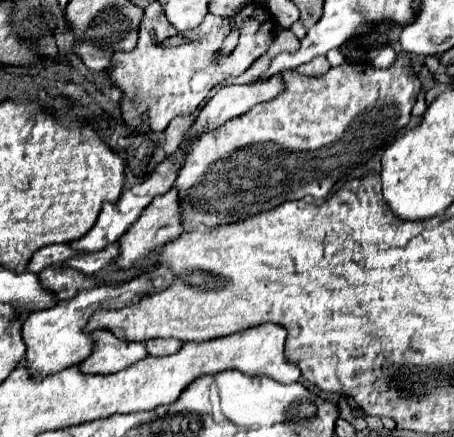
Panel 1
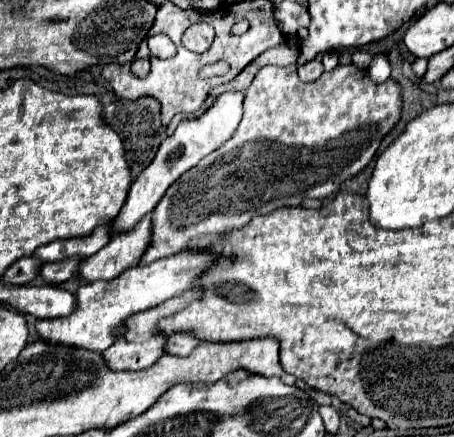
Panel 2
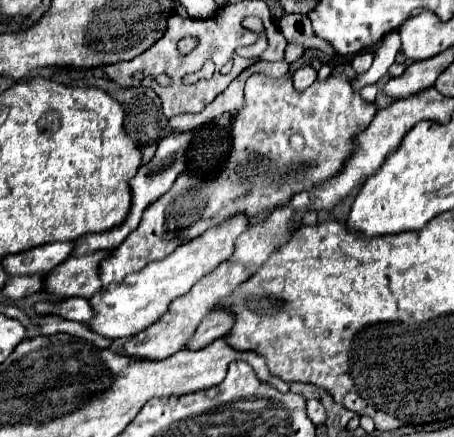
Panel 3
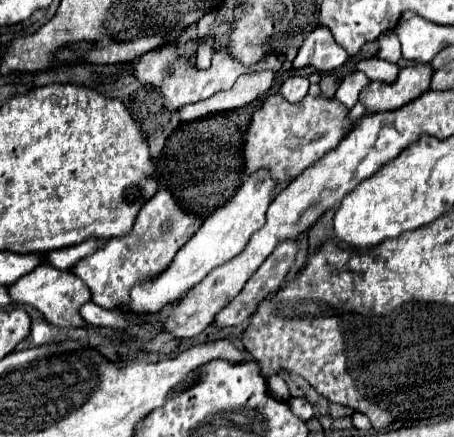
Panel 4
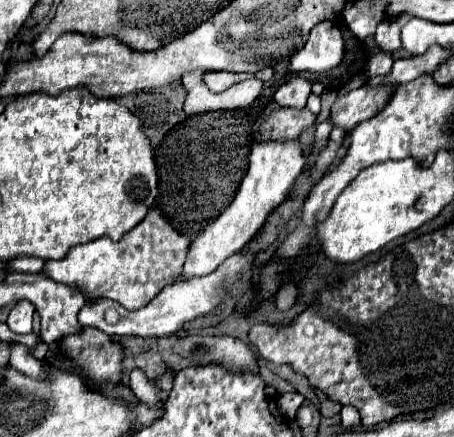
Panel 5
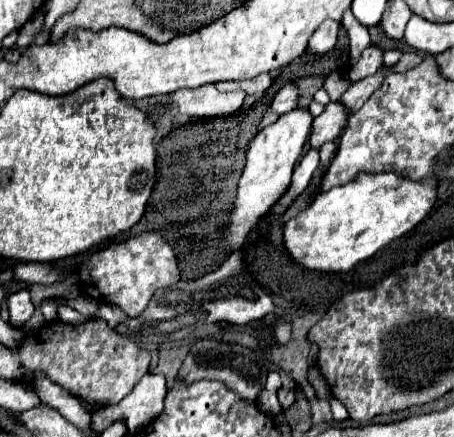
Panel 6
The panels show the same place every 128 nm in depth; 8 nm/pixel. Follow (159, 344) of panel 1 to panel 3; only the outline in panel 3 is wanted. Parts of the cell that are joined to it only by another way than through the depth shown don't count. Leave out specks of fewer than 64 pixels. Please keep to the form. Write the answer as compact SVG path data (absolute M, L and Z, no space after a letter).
M212 310L202 322L200 328L196 328L196 332L192 334L192 340L188 340L186 348L188 350L200 350L204 346L208 346L210 342L218 340L224 336L224 332L228 332L234 324L234 318L228 312L222 310Z

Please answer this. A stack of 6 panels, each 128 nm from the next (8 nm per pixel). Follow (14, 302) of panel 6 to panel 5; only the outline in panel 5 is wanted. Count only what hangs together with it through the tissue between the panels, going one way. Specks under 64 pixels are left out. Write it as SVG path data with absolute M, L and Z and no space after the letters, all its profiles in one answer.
M22 300L10 310L6 324L16 334L28 334L28 332L32 332L32 316L34 316L34 306L30 302Z

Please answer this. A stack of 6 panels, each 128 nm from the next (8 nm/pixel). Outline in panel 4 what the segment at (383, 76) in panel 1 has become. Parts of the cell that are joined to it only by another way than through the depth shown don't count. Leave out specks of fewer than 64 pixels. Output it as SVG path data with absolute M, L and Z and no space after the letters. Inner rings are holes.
M280 92L268 94L262 100L262 106L252 114L250 126L246 130L244 140L244 174L250 176L258 170L268 170L278 186L288 184L304 168L310 168L320 160L326 152L336 148L336 144L354 128L350 122L350 110L344 108L334 96L328 98L324 94L310 96L306 94L304 100L296 104L288 104ZM160 188L148 204L136 216L136 224L128 232L128 236L108 240L106 248L94 252L92 256L82 258L72 272L84 280L84 284L92 292L92 300L102 308L116 308L130 300L130 288L142 280L148 280L160 274L176 256L176 252L188 242L192 234L202 226L202 218L184 212L184 208L176 202L170 190Z

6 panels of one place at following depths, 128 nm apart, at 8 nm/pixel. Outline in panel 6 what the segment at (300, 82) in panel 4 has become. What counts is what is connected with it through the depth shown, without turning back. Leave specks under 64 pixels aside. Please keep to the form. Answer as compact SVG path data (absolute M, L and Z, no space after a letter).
M288 82L278 90L278 94L274 96L270 108L276 114L286 114L286 112L290 112L290 110L294 110L298 106L298 98L300 98L298 86L294 82Z

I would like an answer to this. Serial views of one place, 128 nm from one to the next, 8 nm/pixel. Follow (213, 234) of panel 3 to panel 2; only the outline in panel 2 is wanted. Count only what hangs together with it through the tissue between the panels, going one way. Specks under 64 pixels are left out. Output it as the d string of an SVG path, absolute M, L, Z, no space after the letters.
M206 250L200 252L184 252L168 258L160 258L146 266L136 266L122 272L114 280L98 280L96 284L82 284L76 292L76 308L72 316L56 318L56 320L36 320L36 332L40 340L48 340L54 344L64 344L68 348L84 348L84 350L100 350L104 352L116 336L126 332L124 320L162 304L168 298L180 296L190 288L196 276L212 262Z

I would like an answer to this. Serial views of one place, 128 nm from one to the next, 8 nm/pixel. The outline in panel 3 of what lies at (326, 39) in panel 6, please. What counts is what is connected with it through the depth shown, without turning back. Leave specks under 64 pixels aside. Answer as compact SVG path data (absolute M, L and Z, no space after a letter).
M282 12L280 16L280 30L286 36L288 42L300 44L304 50L320 50L326 56L332 56L334 50L330 44L326 44L324 40L320 40L310 26L310 20L306 14L290 14L290 12Z

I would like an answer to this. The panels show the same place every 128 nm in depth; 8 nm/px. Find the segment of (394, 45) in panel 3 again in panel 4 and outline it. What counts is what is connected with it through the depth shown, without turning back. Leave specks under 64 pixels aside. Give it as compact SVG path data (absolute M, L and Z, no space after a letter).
M352 72L350 76L346 76L340 84L340 88L336 90L336 98L346 106L352 108L358 102L358 96L362 92L362 88L370 82L370 78L364 72Z

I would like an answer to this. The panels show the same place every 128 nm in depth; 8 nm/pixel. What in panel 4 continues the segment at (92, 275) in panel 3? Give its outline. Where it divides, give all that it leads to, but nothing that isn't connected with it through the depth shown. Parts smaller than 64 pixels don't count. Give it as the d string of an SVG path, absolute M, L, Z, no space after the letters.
M50 264L38 266L28 276L22 276L16 284L12 284L8 288L10 288L10 296L14 302L22 302L22 304L30 304L30 306L38 308L50 324L60 326L60 328L82 326L84 320L80 320L78 308L82 304L90 302L90 298L92 298L88 286L72 270L58 270L58 268L52 268Z

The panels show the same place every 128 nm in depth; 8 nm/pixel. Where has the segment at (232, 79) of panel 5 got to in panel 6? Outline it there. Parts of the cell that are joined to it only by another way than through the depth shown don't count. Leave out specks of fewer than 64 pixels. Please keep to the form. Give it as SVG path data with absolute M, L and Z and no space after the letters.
M260 74L252 80L238 80L238 82L216 82L216 88L218 90L224 90L224 92L230 92L230 90L244 90L248 94L254 94L254 92L264 92L272 85L272 78L270 74Z

